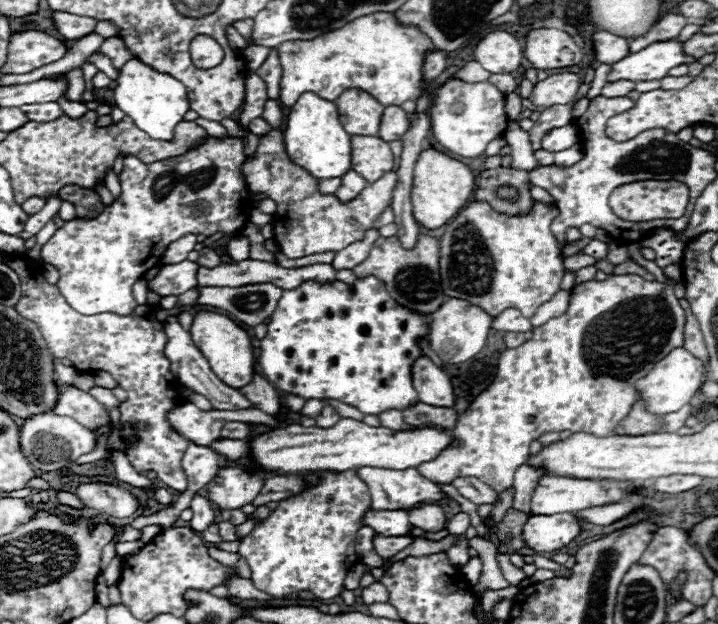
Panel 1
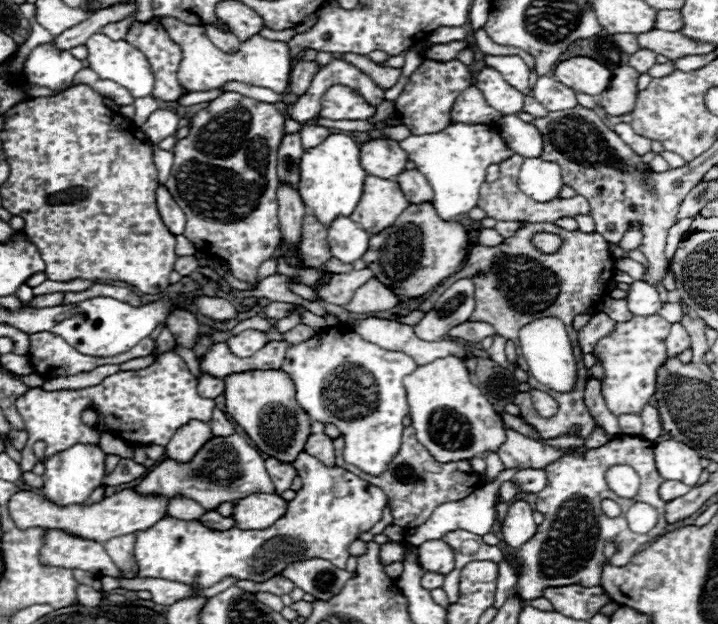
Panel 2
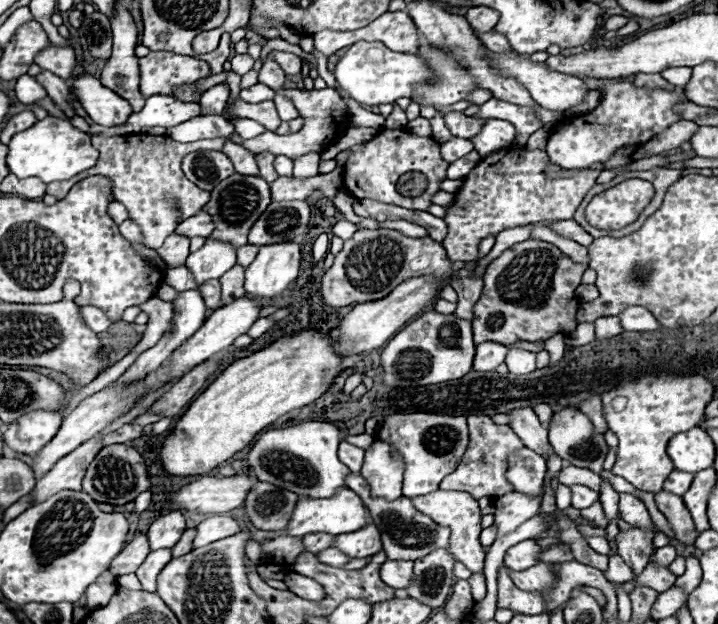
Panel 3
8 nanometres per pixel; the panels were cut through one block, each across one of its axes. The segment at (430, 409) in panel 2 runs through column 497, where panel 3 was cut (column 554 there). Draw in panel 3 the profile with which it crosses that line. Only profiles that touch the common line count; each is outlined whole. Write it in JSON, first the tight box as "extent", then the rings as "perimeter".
{"extent":[548,406,608,472],"perimeter":[[[562,406],[558,412],[554,412],[550,424],[548,424],[548,442],[552,444],[554,452],[564,460],[580,468],[590,468],[594,472],[602,472],[604,458],[608,454],[608,444],[602,434],[594,432],[594,426],[586,414],[582,414],[574,406]]]}

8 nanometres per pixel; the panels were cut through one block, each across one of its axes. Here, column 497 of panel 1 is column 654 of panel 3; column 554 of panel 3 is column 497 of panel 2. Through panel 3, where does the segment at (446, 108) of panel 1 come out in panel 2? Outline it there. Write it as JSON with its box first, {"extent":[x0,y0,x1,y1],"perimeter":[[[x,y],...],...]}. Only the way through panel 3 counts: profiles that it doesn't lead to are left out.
{"extent":[400,123,514,220],"perimeter":[[[456,123],[438,133],[410,135],[400,142],[400,146],[406,150],[408,160],[428,178],[434,190],[432,206],[442,220],[452,220],[458,214],[470,212],[478,204],[478,190],[486,178],[486,168],[490,164],[500,164],[514,154],[506,148],[496,126],[490,124]]]}

